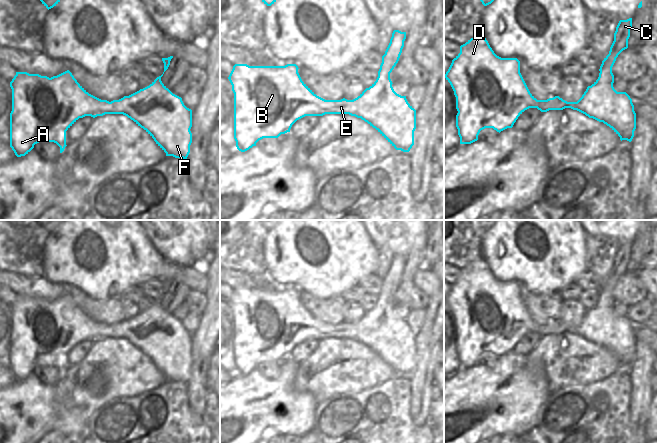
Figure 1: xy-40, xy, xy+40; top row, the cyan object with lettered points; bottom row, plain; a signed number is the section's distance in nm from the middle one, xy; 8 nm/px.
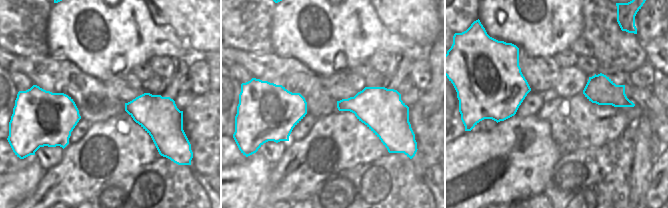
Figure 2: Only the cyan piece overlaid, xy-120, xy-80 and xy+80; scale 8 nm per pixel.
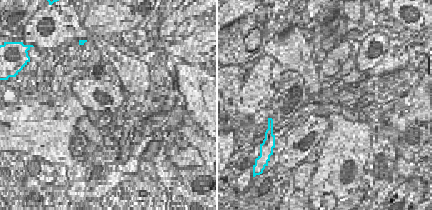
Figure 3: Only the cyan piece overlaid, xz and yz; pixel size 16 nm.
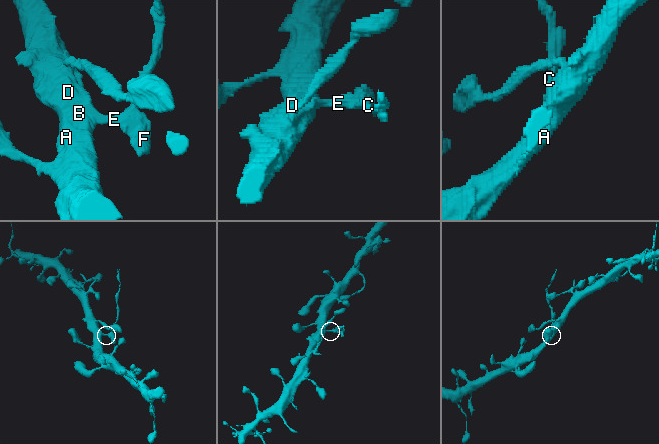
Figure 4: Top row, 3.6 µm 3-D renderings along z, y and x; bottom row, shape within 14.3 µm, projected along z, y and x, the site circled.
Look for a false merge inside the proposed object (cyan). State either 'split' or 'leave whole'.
split

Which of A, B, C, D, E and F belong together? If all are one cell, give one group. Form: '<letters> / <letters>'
A B D E F / C

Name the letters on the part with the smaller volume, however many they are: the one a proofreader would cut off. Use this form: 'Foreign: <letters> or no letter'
Foreign: C

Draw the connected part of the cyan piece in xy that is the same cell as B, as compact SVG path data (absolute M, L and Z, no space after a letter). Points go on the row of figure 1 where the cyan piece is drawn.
M384 54L376 81L353 100L325 100L317 96L302 81L296 64L235 64L228 79L234 93L234 139L237 149L245 152L263 138L278 138L290 132L292 125L305 116L349 114L375 128L396 150L409 152L414 145L416 110L408 103L406 96L397 94L392 87L390 73L398 61L399 58Z

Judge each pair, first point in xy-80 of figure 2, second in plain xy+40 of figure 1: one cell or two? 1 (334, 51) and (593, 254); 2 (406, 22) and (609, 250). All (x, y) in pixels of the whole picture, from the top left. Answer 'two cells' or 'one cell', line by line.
1: two cells
2: two cells

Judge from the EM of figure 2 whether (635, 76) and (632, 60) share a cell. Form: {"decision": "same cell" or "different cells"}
{"decision": "different cells"}

